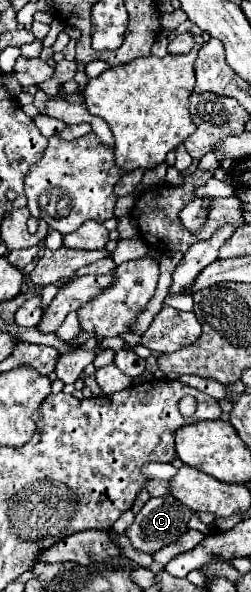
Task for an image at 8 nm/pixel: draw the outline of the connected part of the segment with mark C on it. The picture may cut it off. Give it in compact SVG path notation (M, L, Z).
M168 497L148 499L124 535L130 539L134 549L154 555L158 549L174 543L182 533L186 533L190 515L192 511L174 497L170 497L170 501Z

